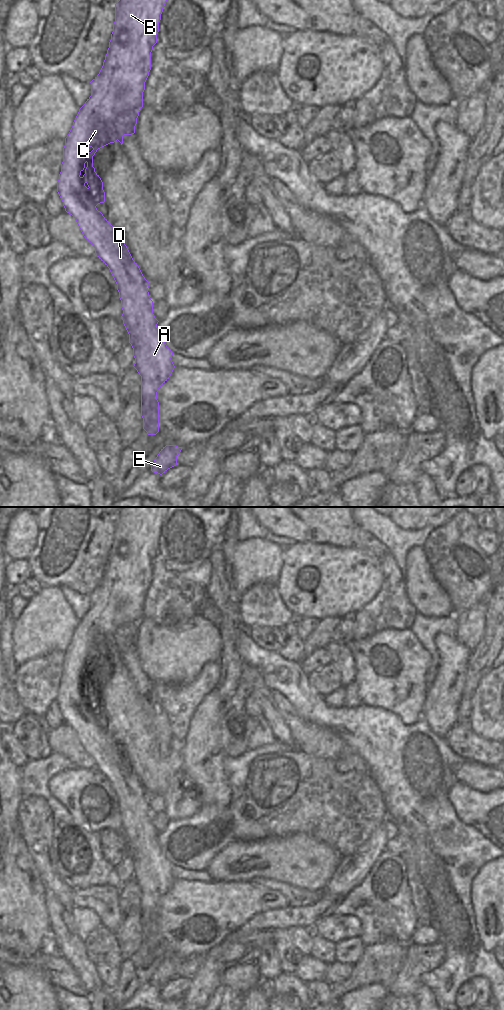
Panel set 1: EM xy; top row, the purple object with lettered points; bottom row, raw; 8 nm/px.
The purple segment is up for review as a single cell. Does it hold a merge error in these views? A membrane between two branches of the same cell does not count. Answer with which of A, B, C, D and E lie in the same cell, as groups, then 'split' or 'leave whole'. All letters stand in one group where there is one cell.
groups A B C D E; leave whole

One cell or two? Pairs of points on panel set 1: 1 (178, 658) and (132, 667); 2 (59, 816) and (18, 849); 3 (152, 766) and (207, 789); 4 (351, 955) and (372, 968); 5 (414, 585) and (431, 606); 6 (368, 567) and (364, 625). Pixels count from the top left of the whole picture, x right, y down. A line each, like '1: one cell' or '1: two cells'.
1: two cells
2: two cells
3: two cells
4: two cells
5: one cell
6: two cells

